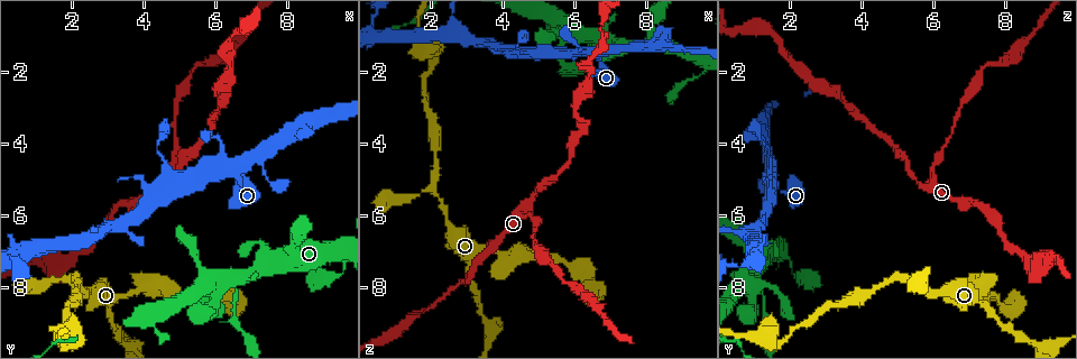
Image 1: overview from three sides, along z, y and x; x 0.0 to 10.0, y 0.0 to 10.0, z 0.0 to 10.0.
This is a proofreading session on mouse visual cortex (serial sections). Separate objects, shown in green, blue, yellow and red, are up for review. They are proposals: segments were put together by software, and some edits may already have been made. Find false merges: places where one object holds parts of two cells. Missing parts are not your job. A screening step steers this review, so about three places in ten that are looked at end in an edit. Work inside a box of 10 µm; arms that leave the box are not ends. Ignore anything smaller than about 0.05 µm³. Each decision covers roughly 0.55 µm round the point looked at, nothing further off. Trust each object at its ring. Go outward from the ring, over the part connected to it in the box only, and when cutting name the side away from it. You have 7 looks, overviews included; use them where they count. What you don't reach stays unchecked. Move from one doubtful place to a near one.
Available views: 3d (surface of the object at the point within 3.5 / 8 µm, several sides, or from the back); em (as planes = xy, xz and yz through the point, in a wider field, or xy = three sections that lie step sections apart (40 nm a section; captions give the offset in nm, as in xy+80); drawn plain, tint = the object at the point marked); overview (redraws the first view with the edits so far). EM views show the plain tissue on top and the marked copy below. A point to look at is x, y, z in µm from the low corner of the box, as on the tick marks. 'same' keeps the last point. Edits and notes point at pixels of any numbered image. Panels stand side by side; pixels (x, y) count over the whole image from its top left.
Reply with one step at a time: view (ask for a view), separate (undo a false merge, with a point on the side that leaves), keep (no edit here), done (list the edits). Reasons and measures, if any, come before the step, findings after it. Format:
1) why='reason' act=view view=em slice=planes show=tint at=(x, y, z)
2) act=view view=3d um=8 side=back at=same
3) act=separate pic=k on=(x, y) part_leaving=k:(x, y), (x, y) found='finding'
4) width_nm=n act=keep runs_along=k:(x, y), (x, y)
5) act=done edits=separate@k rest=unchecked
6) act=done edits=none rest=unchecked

why='abrupt turn' act=view view=3d um=8 at=(6.50, 4.75, 1.50)

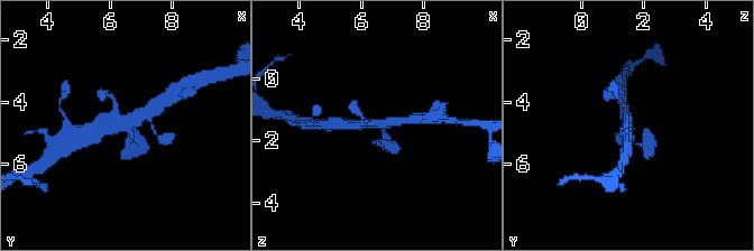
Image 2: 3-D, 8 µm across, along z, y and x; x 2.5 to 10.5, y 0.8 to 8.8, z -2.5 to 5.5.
act=view view=3d um=3.5 side=back at=same

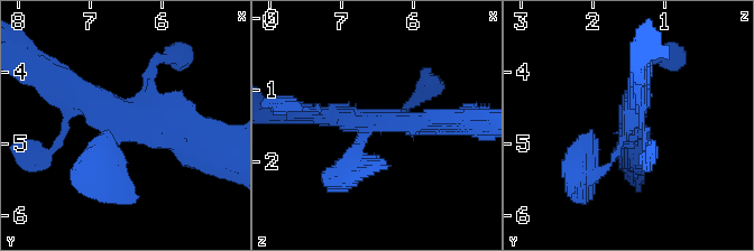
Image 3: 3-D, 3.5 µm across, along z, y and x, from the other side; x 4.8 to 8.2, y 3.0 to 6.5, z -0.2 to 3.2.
act=view view=em slice=planes show=tint at=(6.50, 4.75, 1.45)

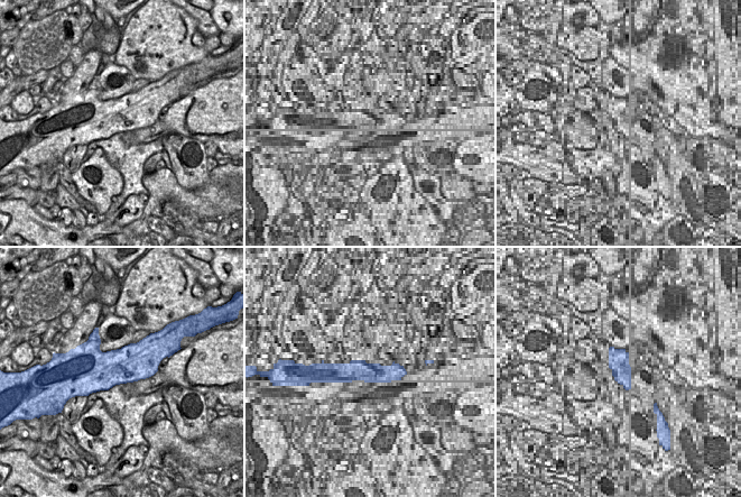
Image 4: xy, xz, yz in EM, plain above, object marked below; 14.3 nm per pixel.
act=keep runs_along=3:(352, 165), (373, 122), (452, 122) found='all the same cell'

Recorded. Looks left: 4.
why='thin neck' act=view view=3d um=8 side=back at=(5.70, 7.95, 1.20)

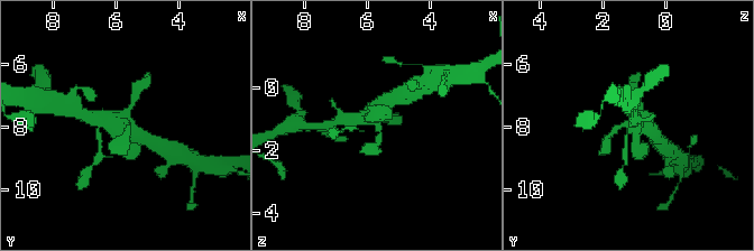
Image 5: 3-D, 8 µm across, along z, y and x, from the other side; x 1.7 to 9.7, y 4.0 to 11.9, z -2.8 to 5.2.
why='zoom in' act=view view=3d um=3.5 at=same

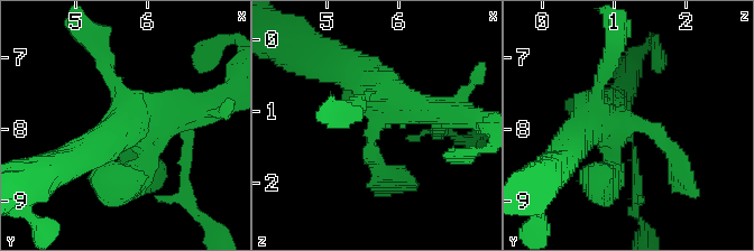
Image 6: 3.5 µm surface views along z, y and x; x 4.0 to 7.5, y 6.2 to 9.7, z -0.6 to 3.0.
act=view view=em slice=xy step=1 show=tint at=(5.75, 7.95, 1.10)

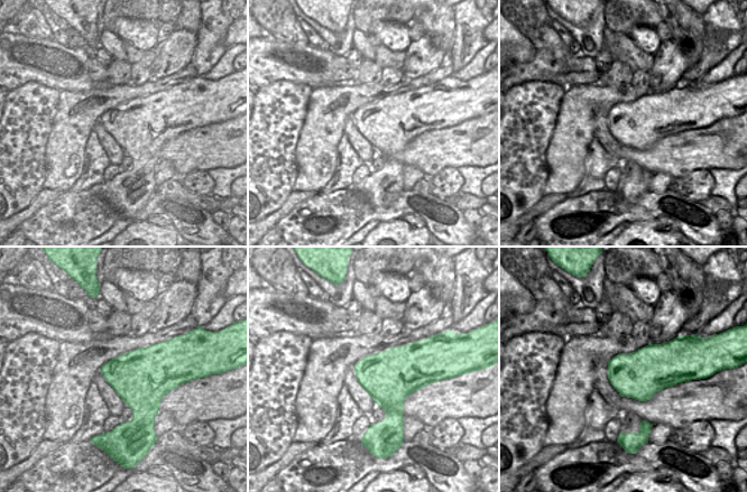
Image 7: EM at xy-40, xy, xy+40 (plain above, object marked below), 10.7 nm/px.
act=keep runs_along=6:(469, 118), (393, 107), (345, 63) found='all the same cell'

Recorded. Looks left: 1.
act=done edits=none rest=unchecked

